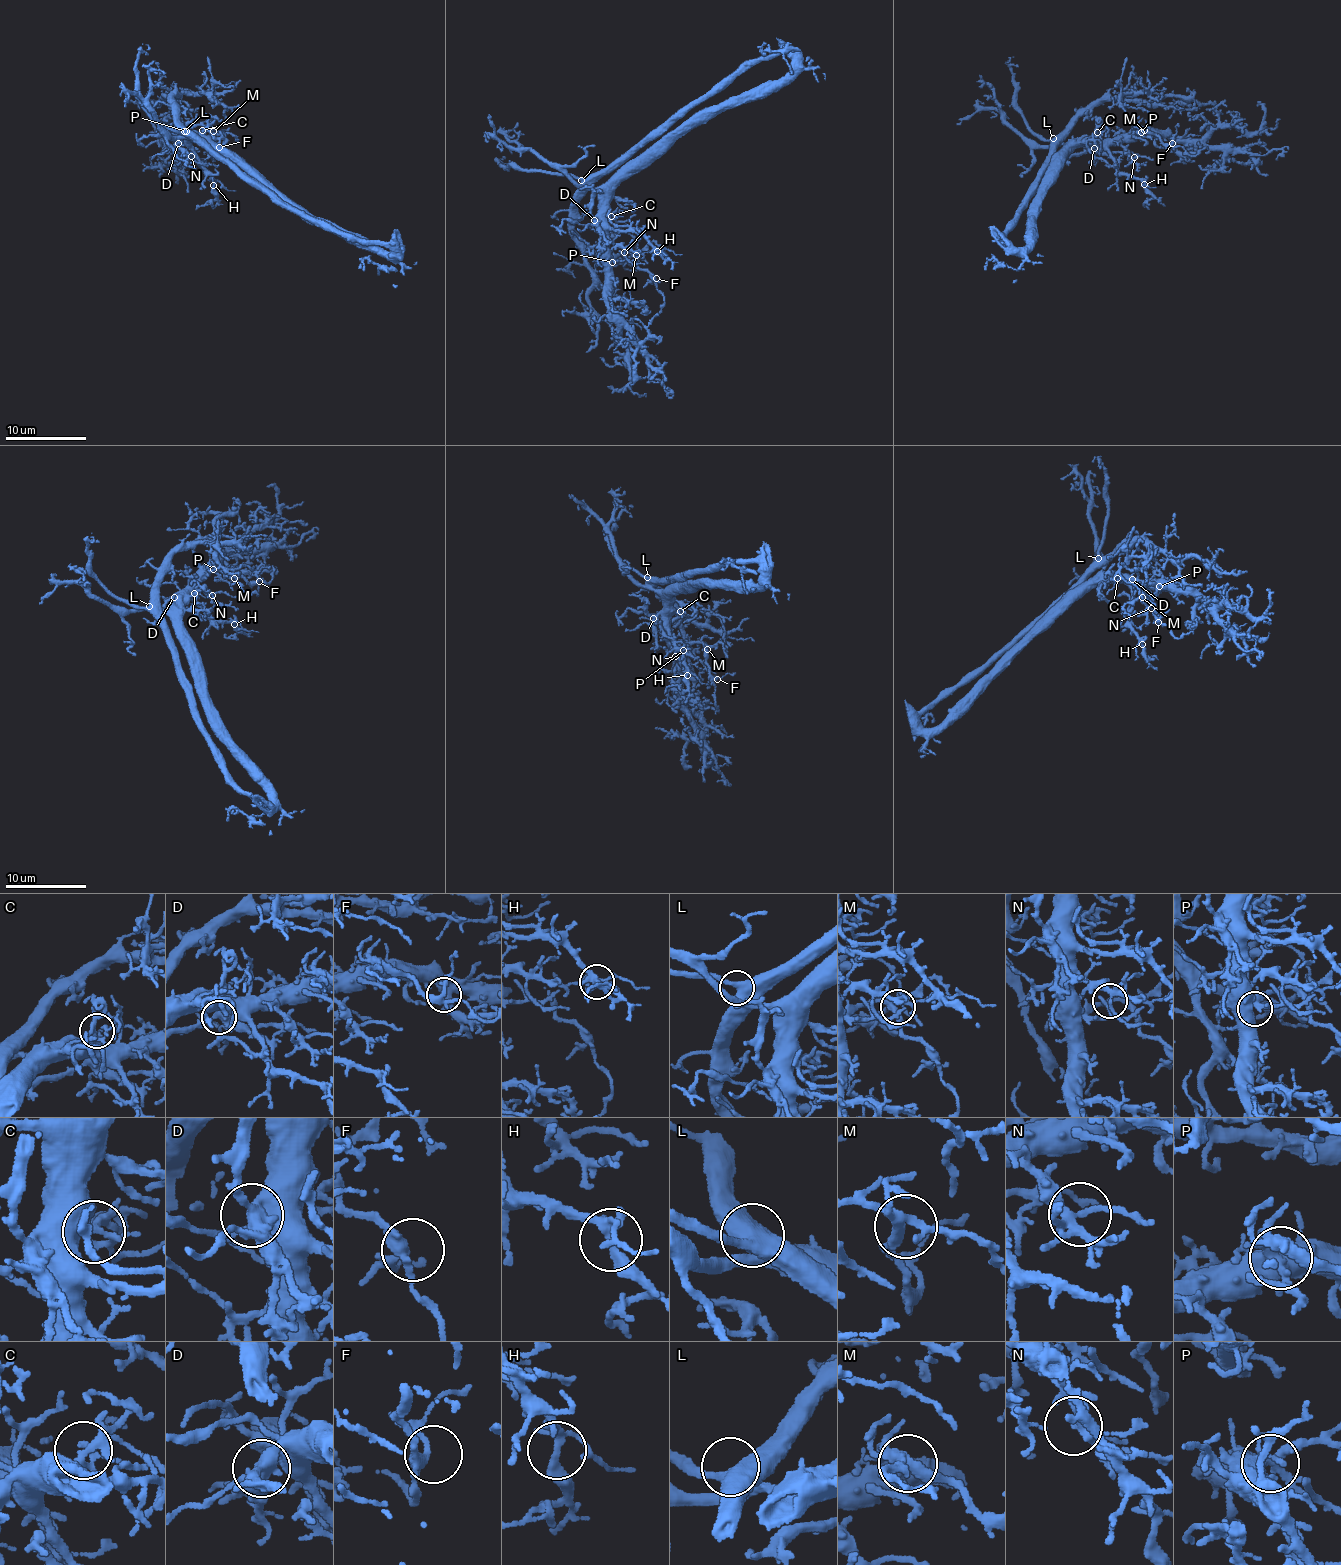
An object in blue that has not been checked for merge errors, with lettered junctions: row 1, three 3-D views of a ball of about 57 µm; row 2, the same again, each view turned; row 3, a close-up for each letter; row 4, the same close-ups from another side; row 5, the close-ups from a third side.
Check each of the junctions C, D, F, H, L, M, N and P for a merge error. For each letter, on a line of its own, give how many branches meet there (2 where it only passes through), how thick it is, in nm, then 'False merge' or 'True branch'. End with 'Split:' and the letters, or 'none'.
C: Branches: 6. Thickness 240 nm. True branch
D: Branches: 4. Thickness 400 nm. True branch
F: Branches: 4. Thickness 280 nm. True branch
H: Branches: 4. Thickness 300 nm. True branch
L: Branches: 2. Thickness 600 nm. True branch
M: Branches: 5. Thickness 320 nm. True branch
N: Branches: 4. Thickness 240 nm. True branch
P: Branches: 5. Thickness 380 nm. True branch
Split: none

